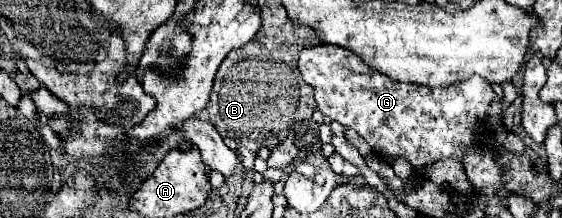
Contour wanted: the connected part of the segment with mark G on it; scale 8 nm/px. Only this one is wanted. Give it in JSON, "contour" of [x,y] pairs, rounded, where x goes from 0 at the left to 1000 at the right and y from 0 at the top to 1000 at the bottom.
{"contour":[[[580,202],[537,229],[530,321],[541,376],[559,404],[566,505],[577,532],[605,560],[612,587],[633,596],[662,679],[676,679],[687,716],[722,725],[744,798],[769,743],[801,716],[822,725],[826,670],[851,661],[843,578],[858,578],[858,541],[883,450],[858,349],[840,349],[790,404],[705,376],[673,330],[658,330],[651,294],[641,294],[637,257],[623,257],[612,220]]]}

